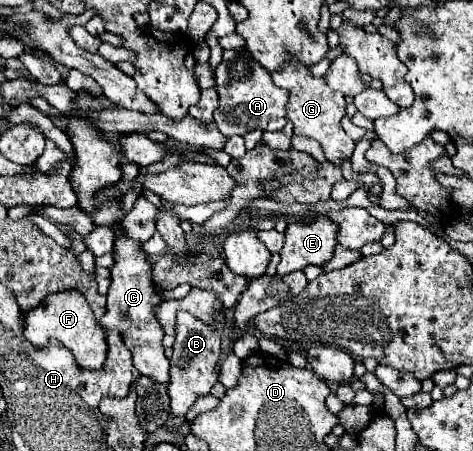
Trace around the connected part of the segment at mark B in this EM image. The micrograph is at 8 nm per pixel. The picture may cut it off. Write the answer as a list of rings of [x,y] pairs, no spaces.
[[[187,311],[177,313],[177,325],[175,325],[175,345],[173,345],[173,357],[171,357],[171,383],[169,383],[169,397],[171,397],[171,411],[173,415],[185,415],[195,403],[199,395],[205,395],[211,391],[211,387],[217,383],[217,369],[221,359],[221,339],[215,329],[211,329],[201,319],[193,317]]]

